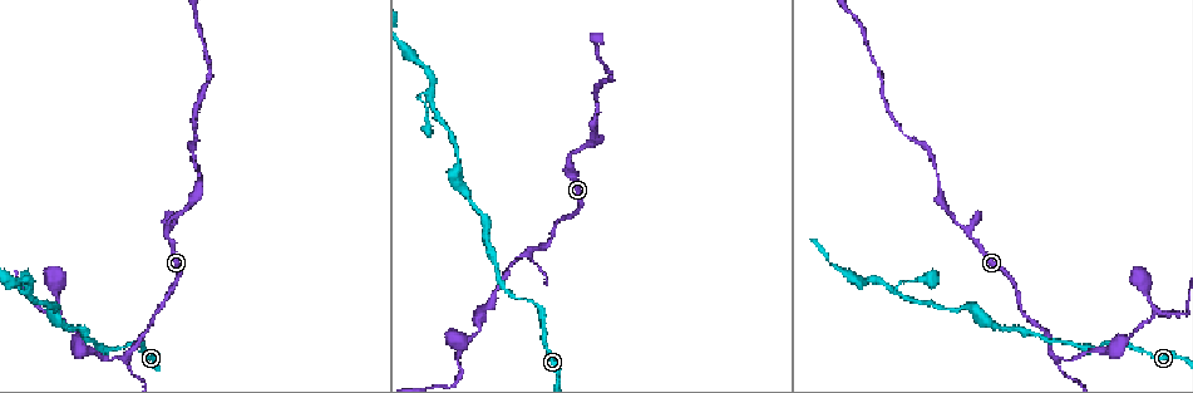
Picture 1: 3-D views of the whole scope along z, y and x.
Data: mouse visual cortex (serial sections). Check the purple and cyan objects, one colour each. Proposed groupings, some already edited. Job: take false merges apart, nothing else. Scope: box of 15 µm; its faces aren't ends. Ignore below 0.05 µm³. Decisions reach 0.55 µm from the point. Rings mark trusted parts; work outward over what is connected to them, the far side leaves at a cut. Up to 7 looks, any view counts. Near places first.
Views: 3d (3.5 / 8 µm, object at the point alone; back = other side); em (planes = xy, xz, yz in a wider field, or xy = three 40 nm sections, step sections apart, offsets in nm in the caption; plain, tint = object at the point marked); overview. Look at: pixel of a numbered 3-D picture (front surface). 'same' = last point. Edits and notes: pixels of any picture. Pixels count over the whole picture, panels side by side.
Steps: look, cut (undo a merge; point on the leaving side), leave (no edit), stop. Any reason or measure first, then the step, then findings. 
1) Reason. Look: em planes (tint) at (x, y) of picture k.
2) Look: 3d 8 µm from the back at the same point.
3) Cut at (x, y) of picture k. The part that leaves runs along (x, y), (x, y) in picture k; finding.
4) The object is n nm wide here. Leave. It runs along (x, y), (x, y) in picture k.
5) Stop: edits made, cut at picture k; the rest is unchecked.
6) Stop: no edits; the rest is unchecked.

Three arms meet. Look: 3d 3.5 µm at (123, 360) of picture 1.

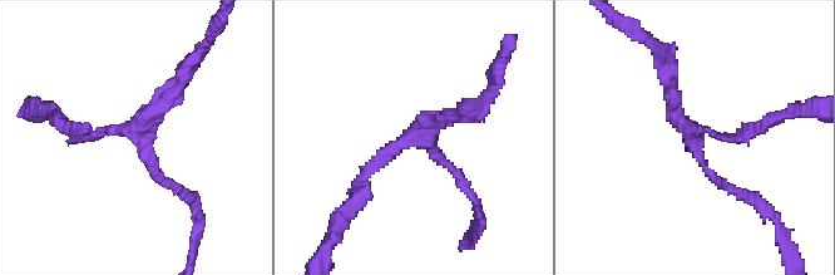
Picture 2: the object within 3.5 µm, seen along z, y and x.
3 arms meet here; the arms are 100, 150, 200 nm wide. Look: em planes (tint) at (133, 131) of picture 2.

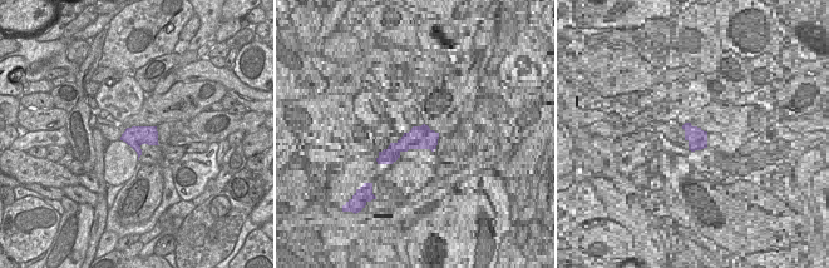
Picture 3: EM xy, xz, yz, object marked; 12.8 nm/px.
Leave. It runs along (469, 112), (400, 141), (361, 190) in picture 2; continuous, no second cell.

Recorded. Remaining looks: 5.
Sharp bend. Look: 3d 8 µm at (458, 356) of picture 1.

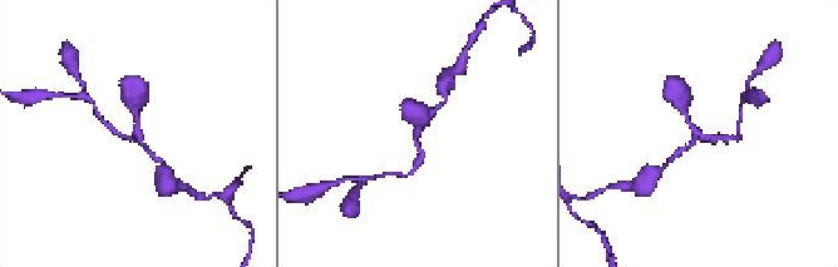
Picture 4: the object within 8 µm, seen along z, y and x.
Zoom in. Look: 3d 3.5 µm at (139, 133) of picture 4.

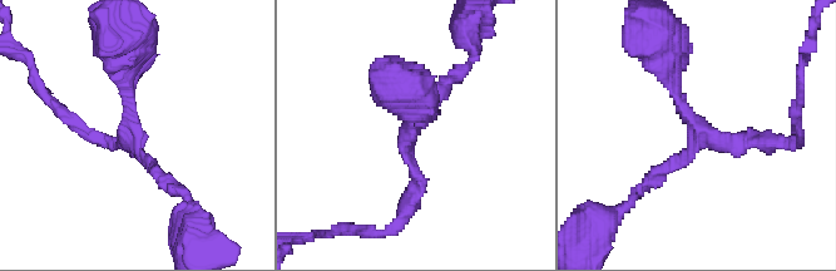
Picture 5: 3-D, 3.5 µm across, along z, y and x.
Leave. It runs along (167, 181), (129, 134), (129, 58) in picture 5; one cell here.

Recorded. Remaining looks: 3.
Branch point. Look: 3d 3.5 µm at (565, 167) of picture 1.

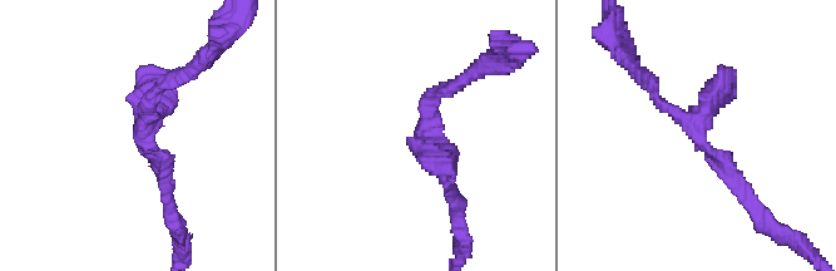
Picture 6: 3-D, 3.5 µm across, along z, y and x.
Look: em xy step 1 (tint) at (144, 120) of picture 6.

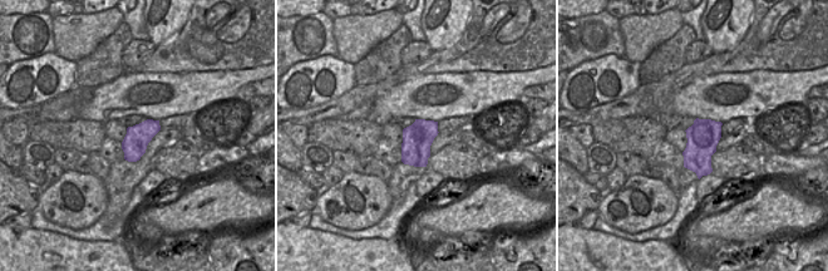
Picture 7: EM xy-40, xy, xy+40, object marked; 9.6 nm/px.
Cut it another way. Look: em planes (tint) at the same point.

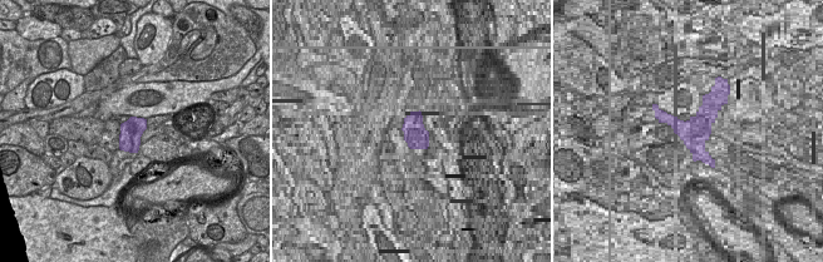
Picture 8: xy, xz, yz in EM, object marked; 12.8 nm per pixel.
Leave. It runs along (737, 187), (693, 122), (644, 79) in picture 6; all the same cell.

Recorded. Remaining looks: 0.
Stop: no edits; the rest is unchecked.

